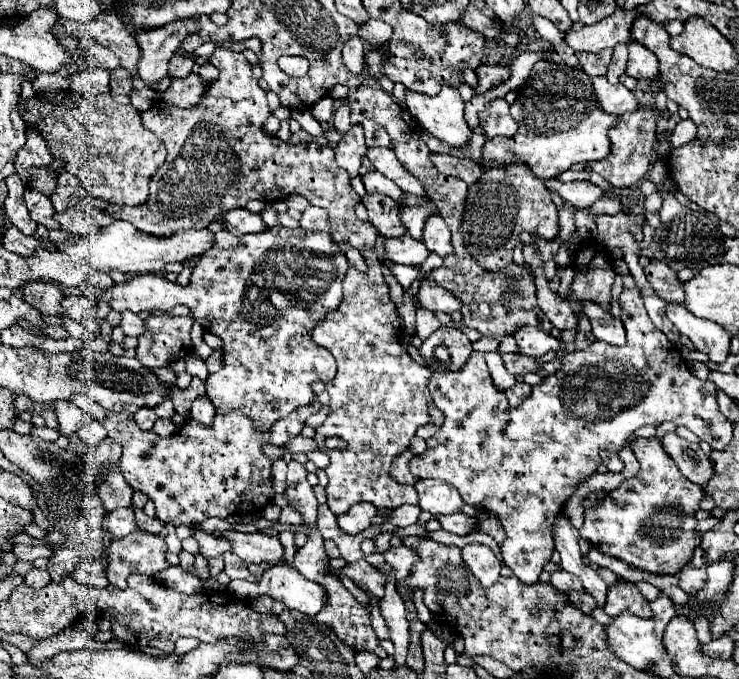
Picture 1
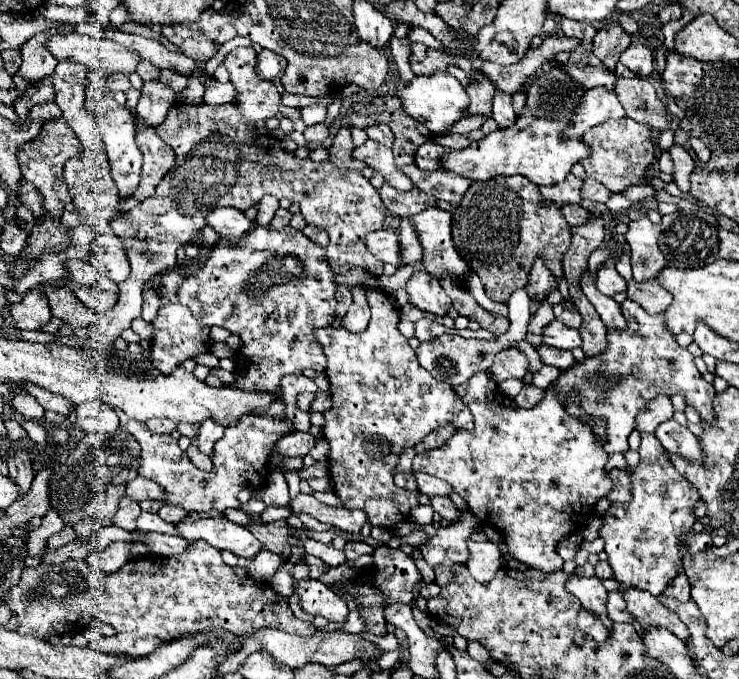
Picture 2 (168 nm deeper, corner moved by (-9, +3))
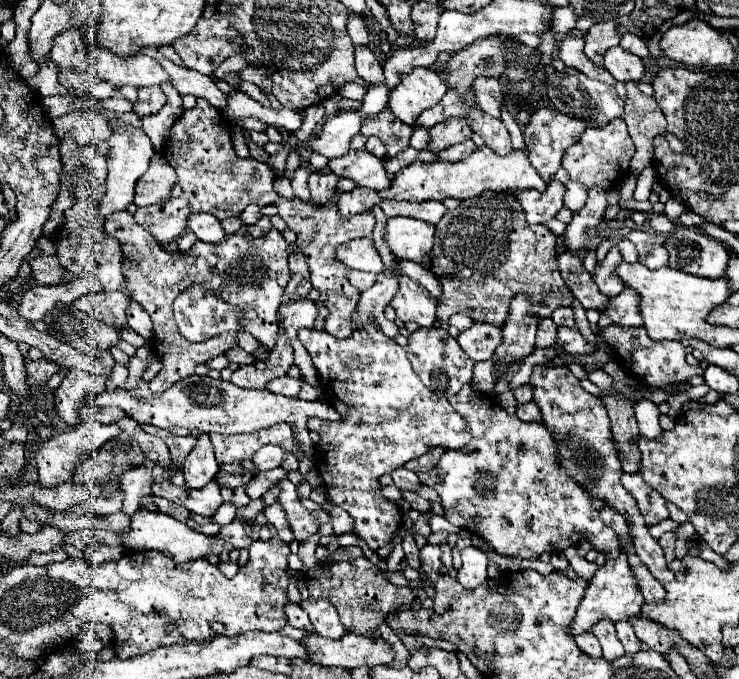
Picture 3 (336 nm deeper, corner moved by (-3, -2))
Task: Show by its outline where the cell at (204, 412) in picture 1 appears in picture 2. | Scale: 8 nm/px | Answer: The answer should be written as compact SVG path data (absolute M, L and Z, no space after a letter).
M210 421L202 423L200 435L198 435L198 449L200 449L200 453L212 457L212 453L214 453L214 443L216 443L218 439L222 439L222 435L224 435L224 427L218 427L216 423L210 423Z

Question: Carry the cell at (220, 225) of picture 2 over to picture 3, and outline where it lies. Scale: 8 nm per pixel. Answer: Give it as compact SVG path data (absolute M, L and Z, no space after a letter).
M208 214L188 216L188 228L202 242L216 244L216 242L222 242L224 236L226 236L226 230L222 228L222 222L216 220L216 216L208 216Z

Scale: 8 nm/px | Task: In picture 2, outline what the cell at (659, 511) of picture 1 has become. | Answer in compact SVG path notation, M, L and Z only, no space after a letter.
M642 433L640 463L628 467L632 481L632 503L612 503L604 515L600 537L606 541L604 551L614 571L614 579L620 583L620 593L630 587L660 595L666 585L676 577L682 567L684 549L678 539L692 531L696 521L694 505L700 501L698 491L674 471L672 463L664 455L664 447L654 433Z

